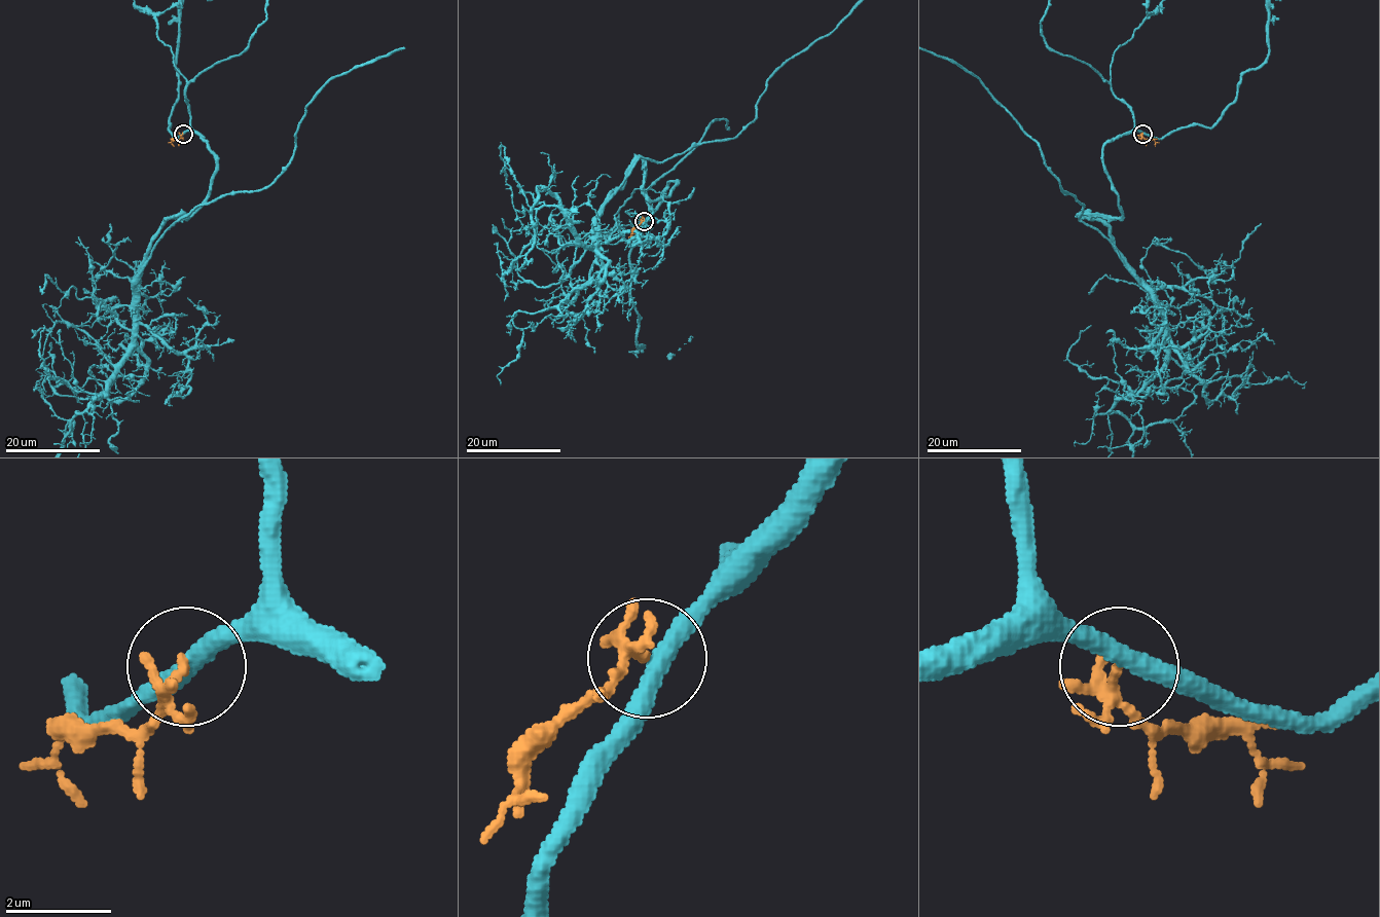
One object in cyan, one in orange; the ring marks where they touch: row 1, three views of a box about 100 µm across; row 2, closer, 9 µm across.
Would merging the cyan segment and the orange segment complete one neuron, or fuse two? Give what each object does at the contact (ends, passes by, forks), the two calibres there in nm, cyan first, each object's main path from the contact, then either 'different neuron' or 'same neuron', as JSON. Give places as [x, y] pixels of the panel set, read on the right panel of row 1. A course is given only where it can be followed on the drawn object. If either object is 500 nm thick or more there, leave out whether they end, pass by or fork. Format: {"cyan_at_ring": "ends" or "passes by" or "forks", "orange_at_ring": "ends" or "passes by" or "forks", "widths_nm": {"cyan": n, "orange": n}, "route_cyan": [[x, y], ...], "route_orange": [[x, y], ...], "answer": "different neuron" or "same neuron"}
{"cyan_at_ring": "passes by", "orange_at_ring": "forks", "widths_nm": {"cyan": 360, "orange": 130}, "route_cyan": [[1142, 133], [1103, 148], [1121, 215], [1081, 214], [1040, 146], [973, 74]], "route_orange": [[1142, 134], [1145, 139], [1159, 142]], "answer": "different neuron"}

